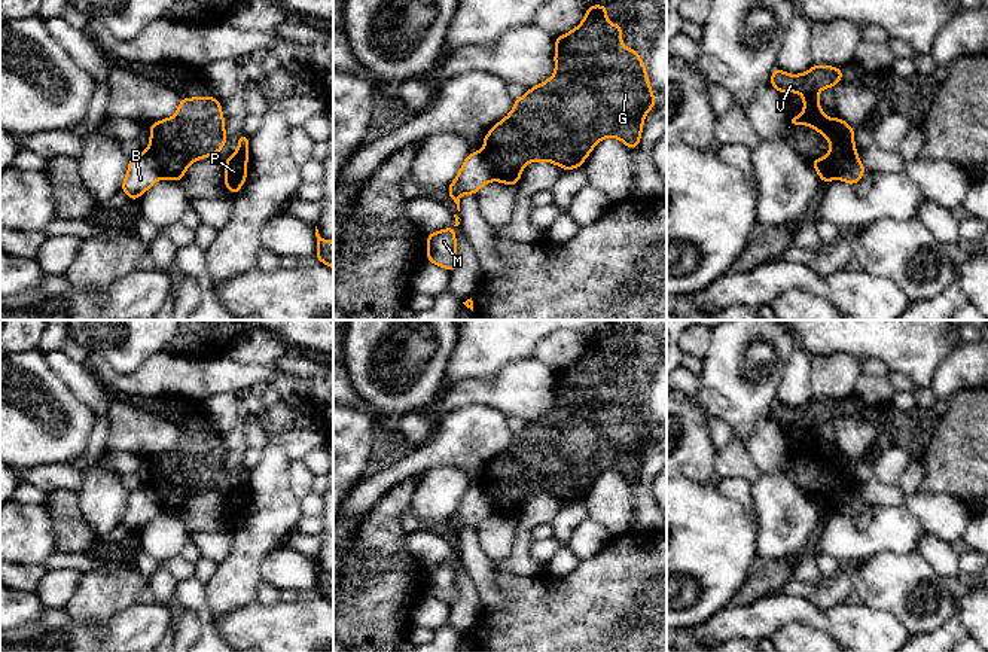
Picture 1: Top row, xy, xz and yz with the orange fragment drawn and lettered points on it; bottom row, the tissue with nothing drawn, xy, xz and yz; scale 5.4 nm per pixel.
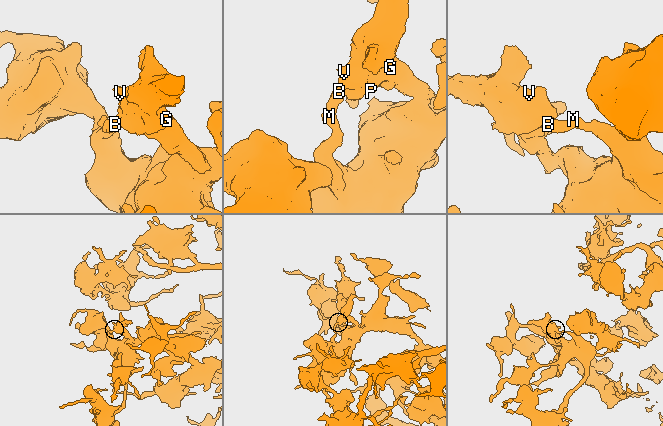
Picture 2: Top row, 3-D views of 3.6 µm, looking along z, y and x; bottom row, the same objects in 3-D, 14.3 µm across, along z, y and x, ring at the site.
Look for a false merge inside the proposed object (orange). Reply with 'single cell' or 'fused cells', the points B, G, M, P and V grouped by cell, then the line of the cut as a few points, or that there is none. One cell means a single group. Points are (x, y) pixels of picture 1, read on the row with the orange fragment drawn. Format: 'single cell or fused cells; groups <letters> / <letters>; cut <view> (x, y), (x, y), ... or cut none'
fused cells; groups B M / G P V; cut xz (481, 152), (494, 179)

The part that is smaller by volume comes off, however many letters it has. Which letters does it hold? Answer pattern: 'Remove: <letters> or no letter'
Remove: G, P, V

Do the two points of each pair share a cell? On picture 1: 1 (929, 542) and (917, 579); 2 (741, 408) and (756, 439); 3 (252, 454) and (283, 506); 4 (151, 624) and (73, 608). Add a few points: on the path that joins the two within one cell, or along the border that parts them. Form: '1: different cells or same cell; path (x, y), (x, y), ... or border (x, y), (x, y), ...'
1: different cells; border (917, 550), (941, 576), (950, 581)
2: different cells; border (770, 419), (762, 419), (746, 442)
3: different cells; border (261, 450), (261, 459), (250, 472)
4: different cells; border (142, 600), (122, 609), (103, 625), (78, 621)

